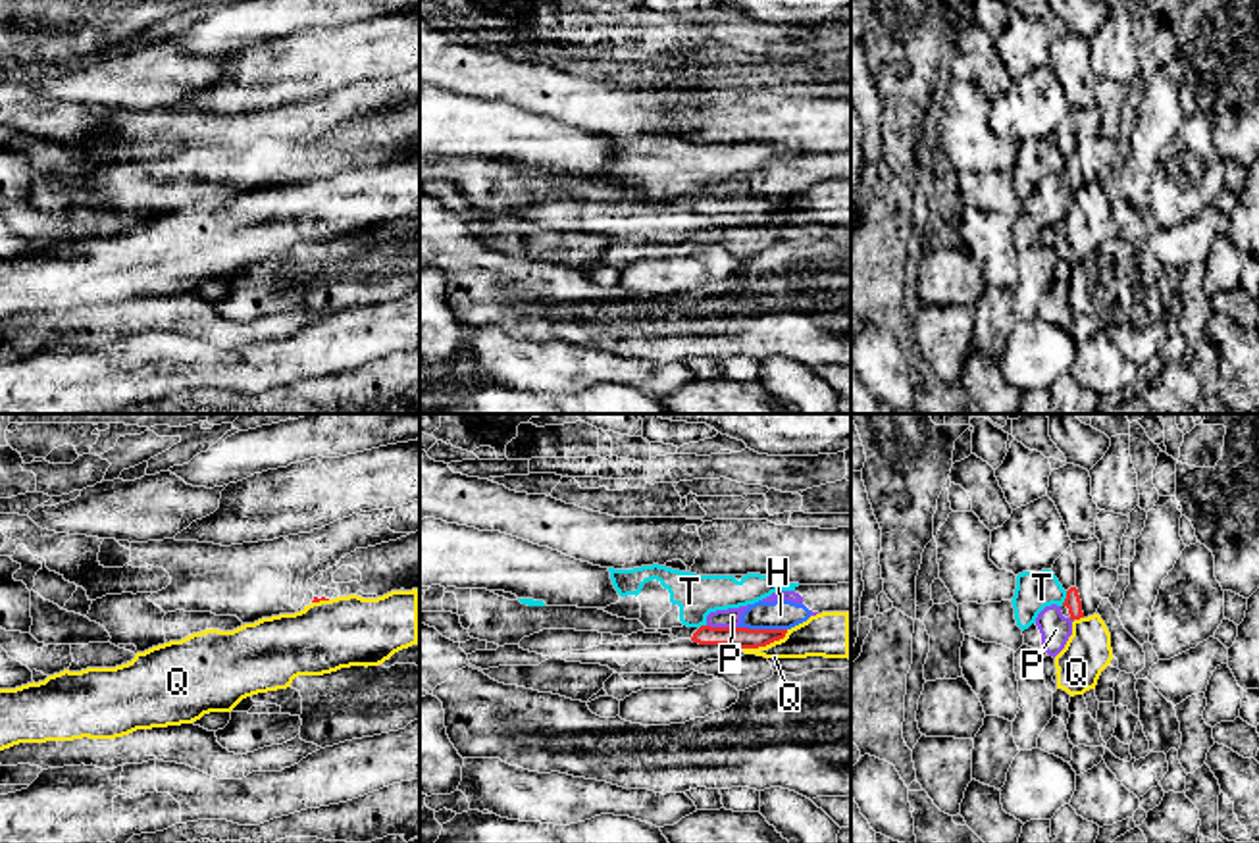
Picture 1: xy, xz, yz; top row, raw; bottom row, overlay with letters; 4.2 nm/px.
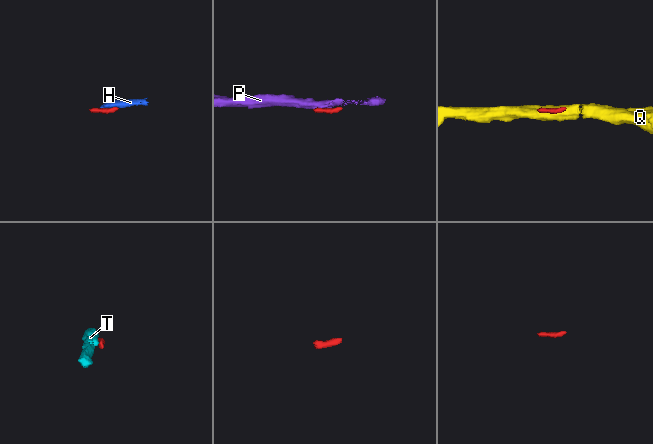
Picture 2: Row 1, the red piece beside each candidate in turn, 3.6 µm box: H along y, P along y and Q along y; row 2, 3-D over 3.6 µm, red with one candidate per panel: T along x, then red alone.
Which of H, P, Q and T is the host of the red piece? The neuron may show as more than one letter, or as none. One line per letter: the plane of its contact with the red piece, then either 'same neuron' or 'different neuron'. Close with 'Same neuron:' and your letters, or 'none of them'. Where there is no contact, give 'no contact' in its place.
H: contact in xz; different neuron
P: contact in xz; different neuron
Q: contact in xz; different neuron
T: contact in yz; different neuron
Same neuron: none of them

